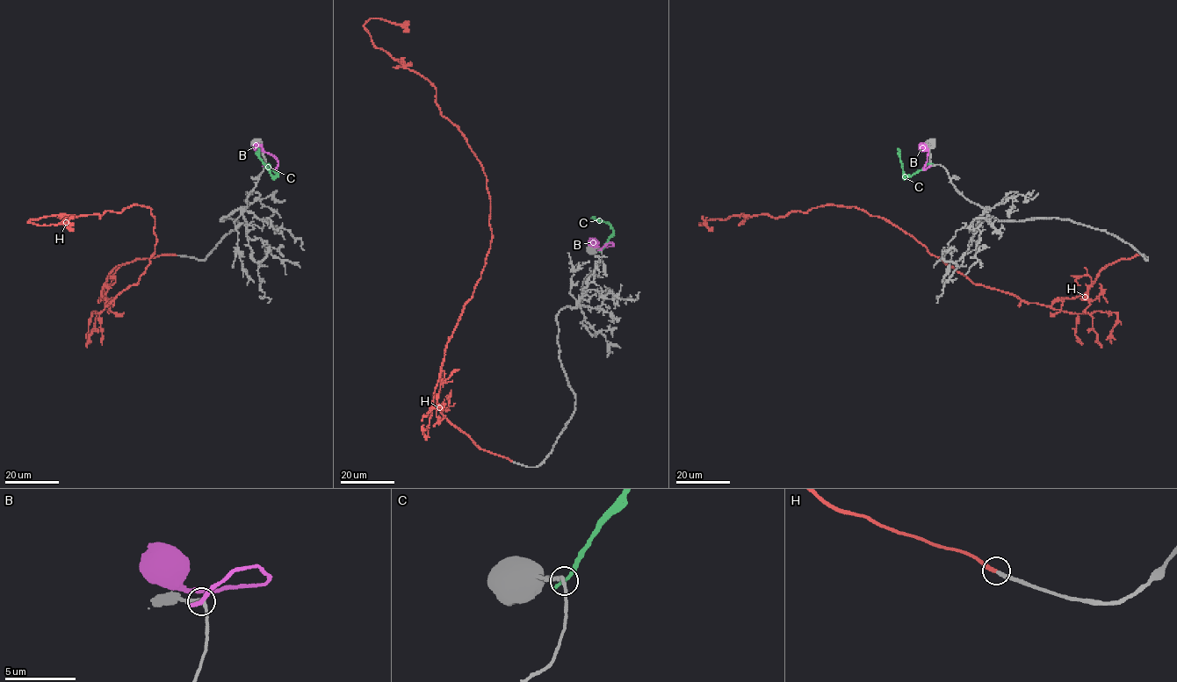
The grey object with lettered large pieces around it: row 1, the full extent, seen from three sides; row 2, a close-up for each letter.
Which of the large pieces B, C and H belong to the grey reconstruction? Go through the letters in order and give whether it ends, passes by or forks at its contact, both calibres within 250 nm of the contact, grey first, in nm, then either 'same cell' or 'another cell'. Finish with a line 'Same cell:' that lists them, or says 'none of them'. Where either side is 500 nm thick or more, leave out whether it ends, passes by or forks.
B: it ends there; 240 nm thick on the grey side, 380 nm on the other; another cell
C: it ends there; 280 nm thick on the grey side, 340 nm on the other; another cell
H: it ends there; 280 nm thick on the grey side, 320 nm on the other; same cell
Same cell: H

